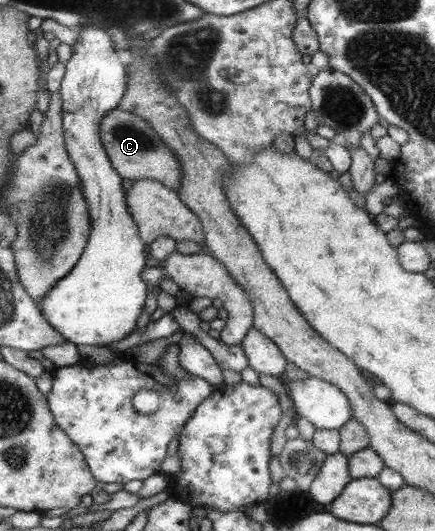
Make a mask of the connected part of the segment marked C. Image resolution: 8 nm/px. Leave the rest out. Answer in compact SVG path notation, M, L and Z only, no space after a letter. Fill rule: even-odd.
M115 108L103 116L98 132L102 148L121 179L129 179L132 182L142 179L158 180L158 183L165 184L167 188L178 189L181 179L180 164L170 147L154 134L154 130L149 127L146 120Z

